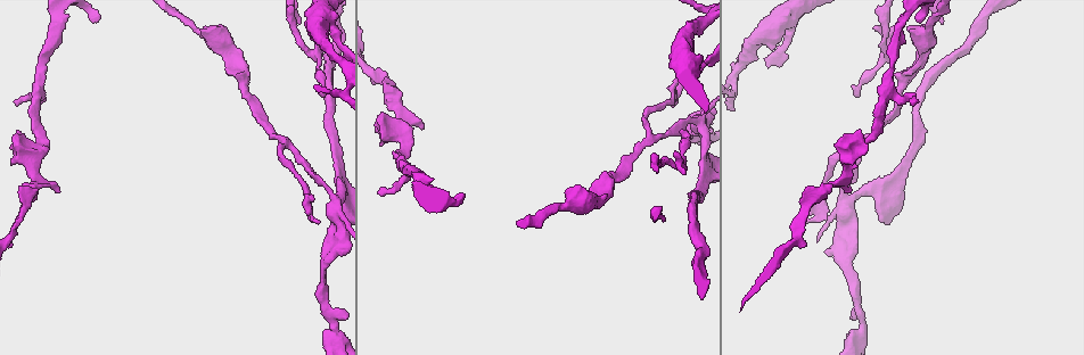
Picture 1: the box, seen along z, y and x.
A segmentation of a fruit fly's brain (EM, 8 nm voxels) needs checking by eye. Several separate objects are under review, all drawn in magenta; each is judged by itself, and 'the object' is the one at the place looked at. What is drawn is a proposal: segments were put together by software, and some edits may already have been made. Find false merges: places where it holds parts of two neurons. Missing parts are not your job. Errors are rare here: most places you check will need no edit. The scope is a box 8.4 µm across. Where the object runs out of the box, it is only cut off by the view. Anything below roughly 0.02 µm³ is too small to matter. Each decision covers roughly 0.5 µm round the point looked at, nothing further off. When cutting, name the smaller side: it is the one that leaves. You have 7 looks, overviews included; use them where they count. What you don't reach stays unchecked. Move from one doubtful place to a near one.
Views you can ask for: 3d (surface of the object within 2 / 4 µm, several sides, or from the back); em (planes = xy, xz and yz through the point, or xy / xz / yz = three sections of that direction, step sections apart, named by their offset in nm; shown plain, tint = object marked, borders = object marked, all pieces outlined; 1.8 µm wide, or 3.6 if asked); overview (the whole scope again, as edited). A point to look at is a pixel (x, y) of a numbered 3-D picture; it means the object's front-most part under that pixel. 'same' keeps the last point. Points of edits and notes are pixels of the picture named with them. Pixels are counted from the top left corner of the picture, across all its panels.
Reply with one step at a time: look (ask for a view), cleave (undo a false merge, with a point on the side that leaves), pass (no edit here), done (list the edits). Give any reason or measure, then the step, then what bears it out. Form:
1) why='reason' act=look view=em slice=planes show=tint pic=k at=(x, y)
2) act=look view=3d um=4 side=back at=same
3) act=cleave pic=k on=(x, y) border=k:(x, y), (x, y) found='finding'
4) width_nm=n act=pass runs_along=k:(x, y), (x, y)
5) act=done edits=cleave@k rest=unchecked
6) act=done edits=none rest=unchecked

why='arms run side by side' act=look view=em slice=planes show=tint pic=1 at=(846, 215)

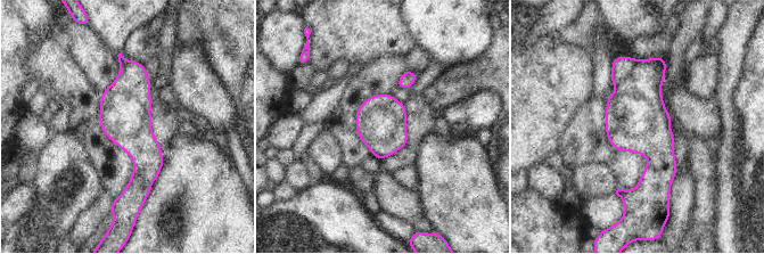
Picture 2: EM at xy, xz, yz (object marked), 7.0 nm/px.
act=pass runs_along=2:(121, 59), (140, 144), (133, 195) found='one neuron here'

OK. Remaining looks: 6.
act=look view=em slice=planes show=tint pic=1 at=(288, 142)

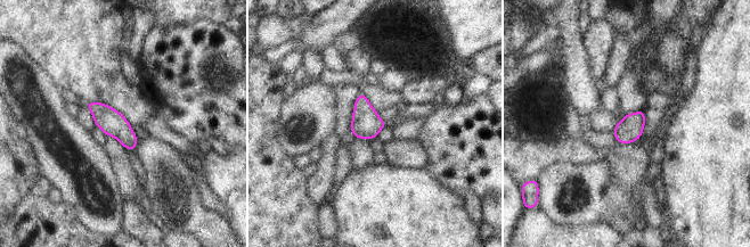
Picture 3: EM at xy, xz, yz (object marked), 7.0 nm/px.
act=pass found='continuous, no second neuron'

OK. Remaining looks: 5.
why='sharp bend' act=look view=3d um=4 pic=1 at=(320, 60)

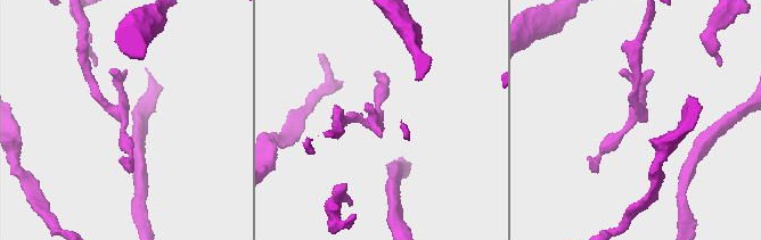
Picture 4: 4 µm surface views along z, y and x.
act=look view=em slice=planes show=tint pic=4 at=(634, 117)

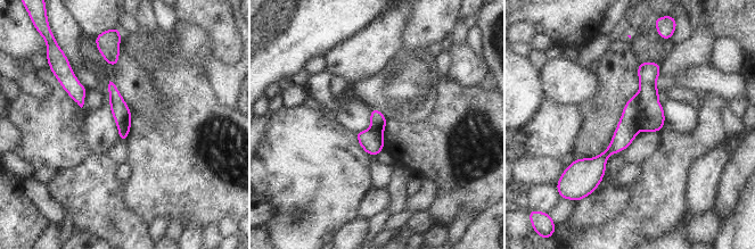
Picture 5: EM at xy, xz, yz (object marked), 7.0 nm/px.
act=cleave pic=5 on=(629, 125) border=5:(637, 94), (640, 129) found='a second neuron is stuck on'

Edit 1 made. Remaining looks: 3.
act=done edits=cleave@5 rest=unchecked

